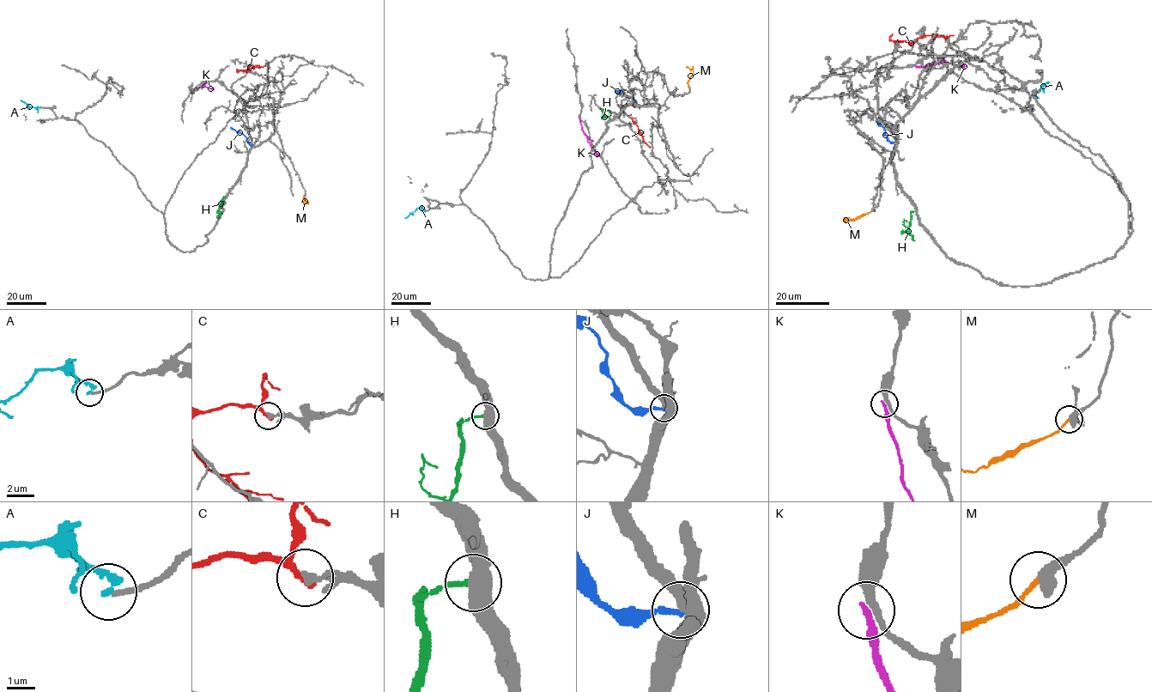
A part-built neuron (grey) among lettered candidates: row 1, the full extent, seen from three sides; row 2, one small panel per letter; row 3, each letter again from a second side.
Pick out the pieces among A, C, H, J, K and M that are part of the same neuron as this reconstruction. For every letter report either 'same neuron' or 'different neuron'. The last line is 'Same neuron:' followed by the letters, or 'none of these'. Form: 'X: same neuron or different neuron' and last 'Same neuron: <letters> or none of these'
A: different neuron
C: different neuron
H: different neuron
J: different neuron
K: different neuron
M: same neuron
Same neuron: M

